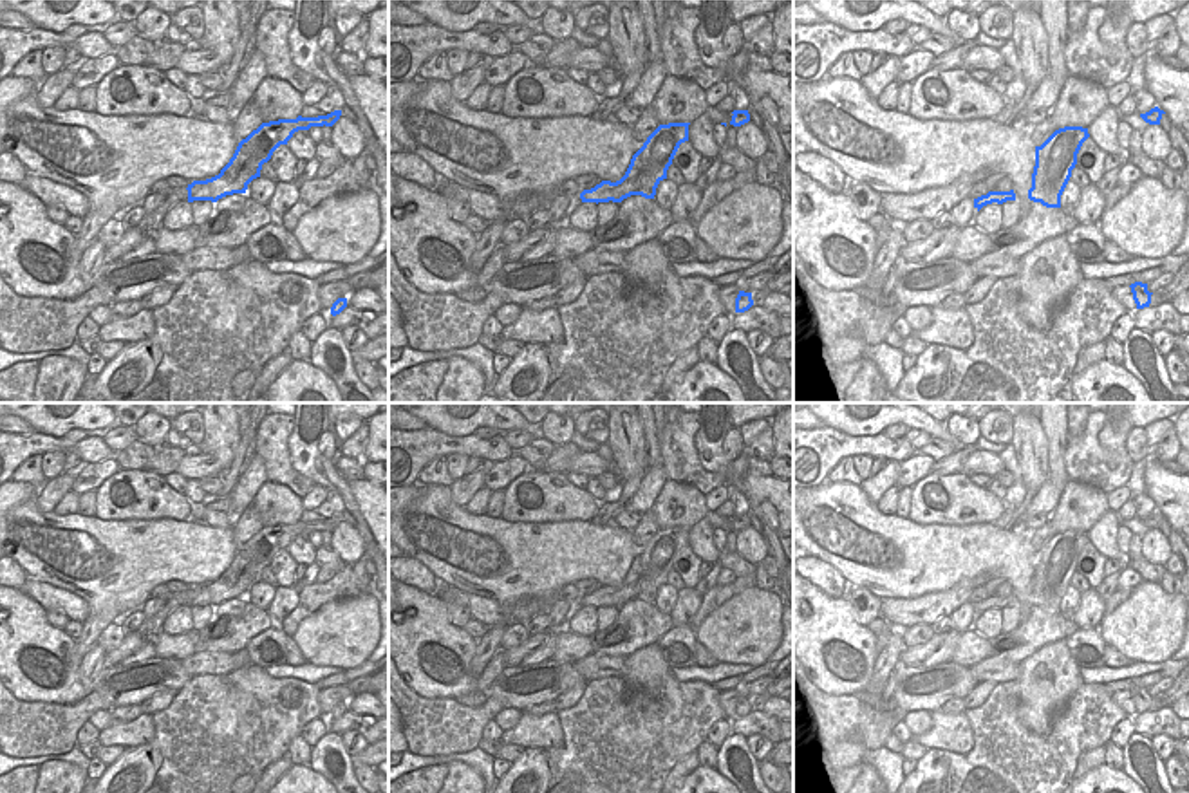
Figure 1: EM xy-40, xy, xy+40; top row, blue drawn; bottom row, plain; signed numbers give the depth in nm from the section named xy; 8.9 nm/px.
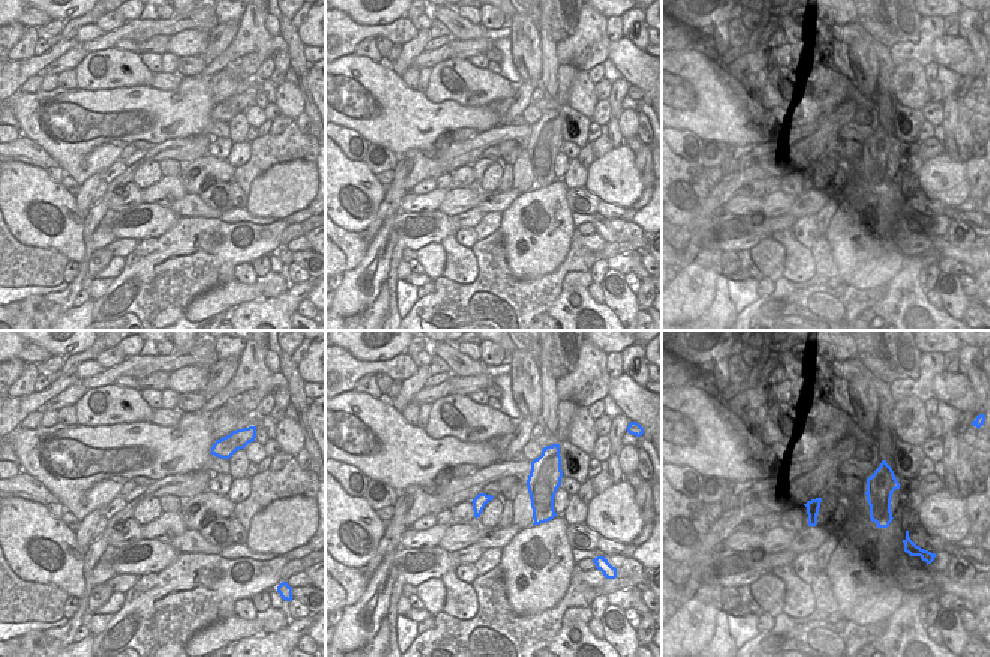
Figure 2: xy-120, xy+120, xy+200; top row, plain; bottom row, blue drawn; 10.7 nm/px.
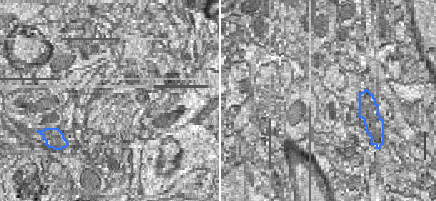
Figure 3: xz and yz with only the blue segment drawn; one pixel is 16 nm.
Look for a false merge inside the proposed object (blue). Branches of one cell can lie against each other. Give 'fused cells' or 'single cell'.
fused cells

